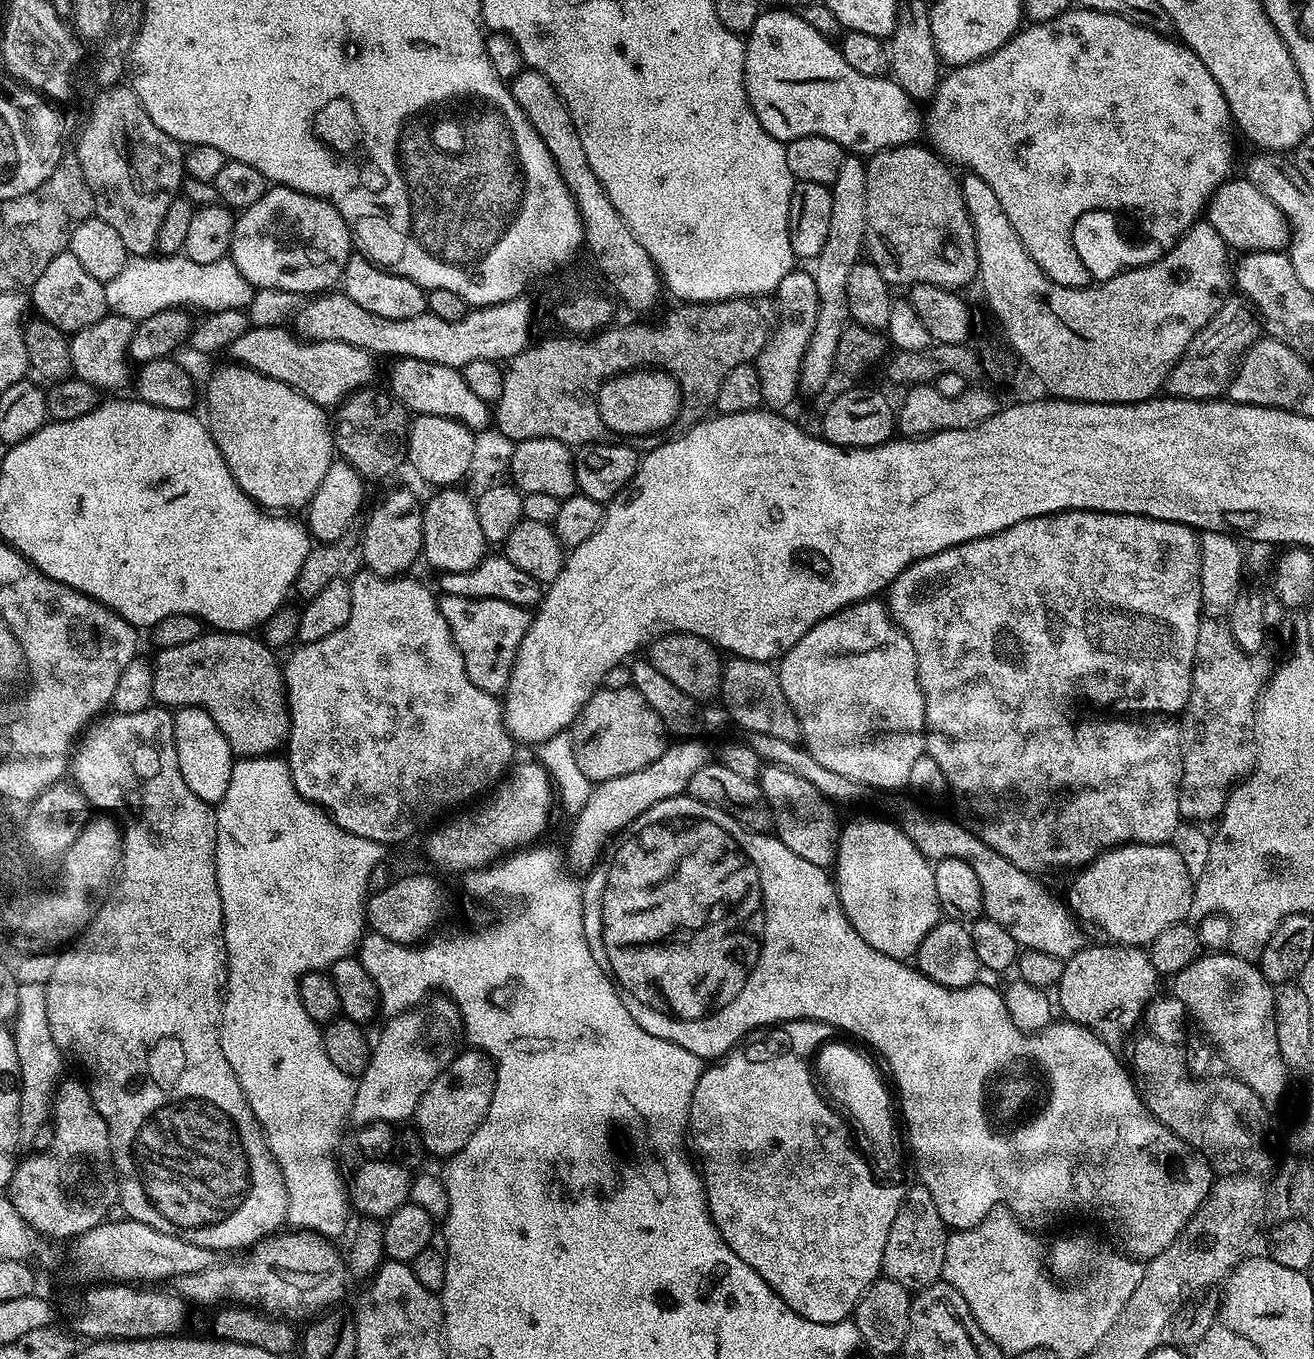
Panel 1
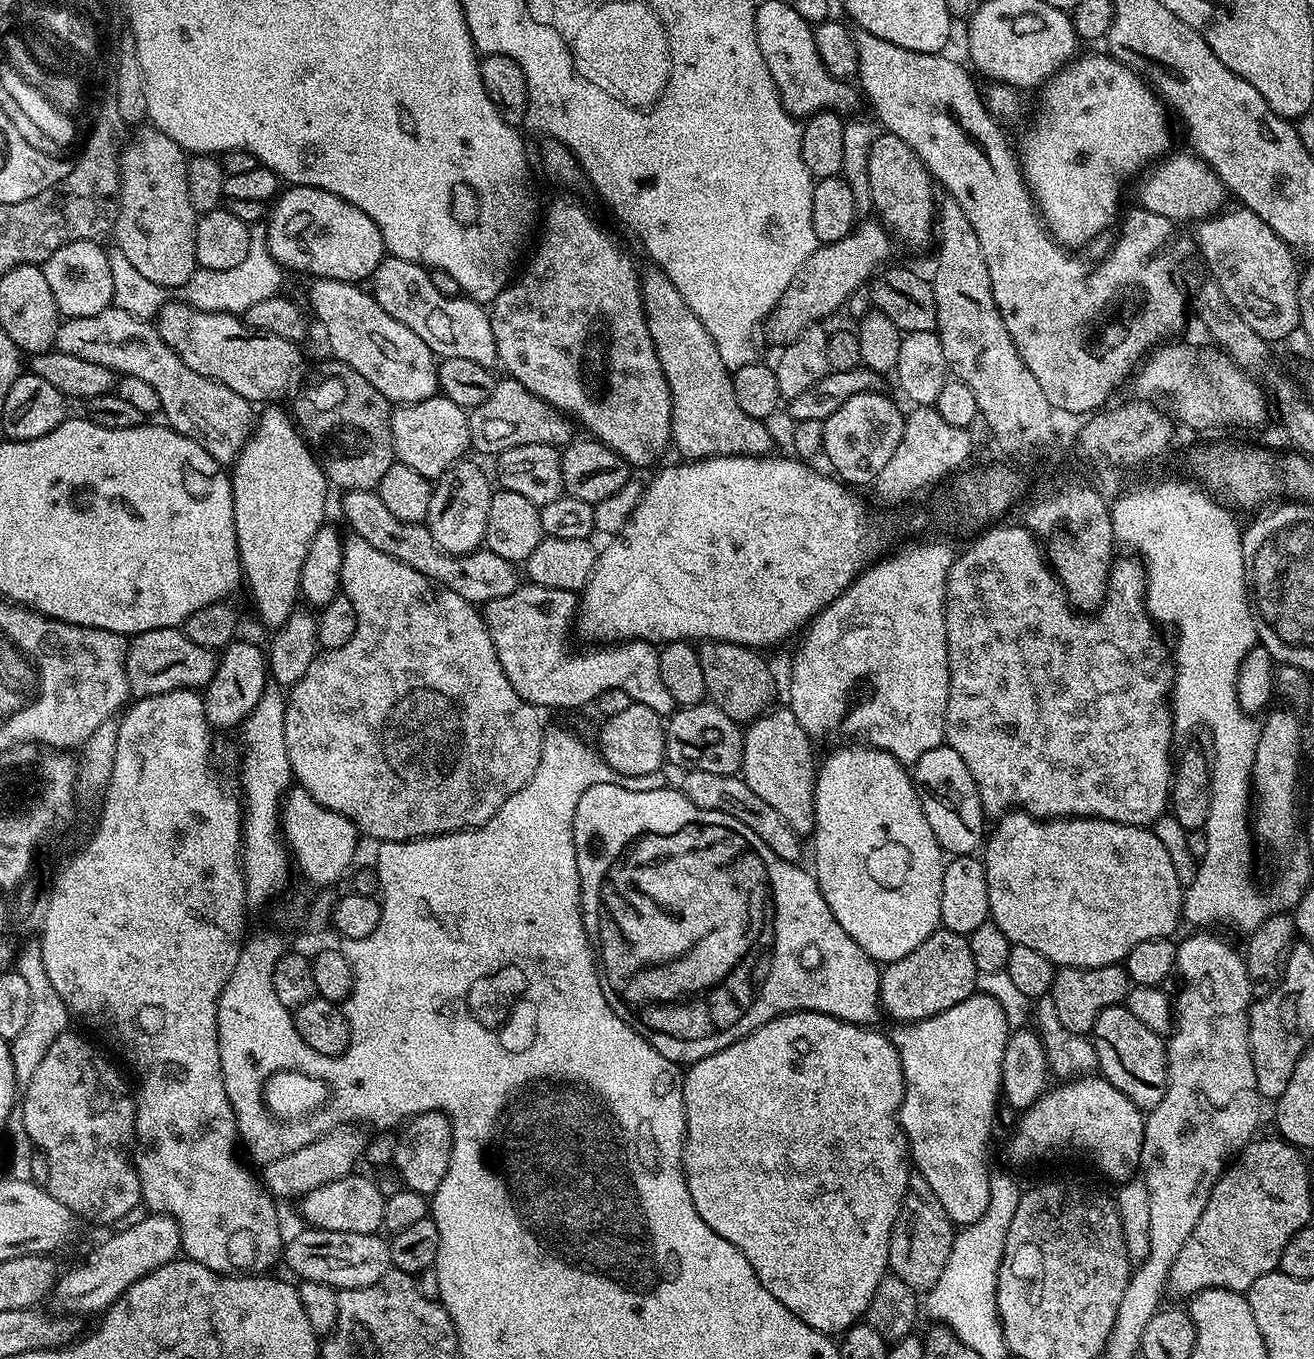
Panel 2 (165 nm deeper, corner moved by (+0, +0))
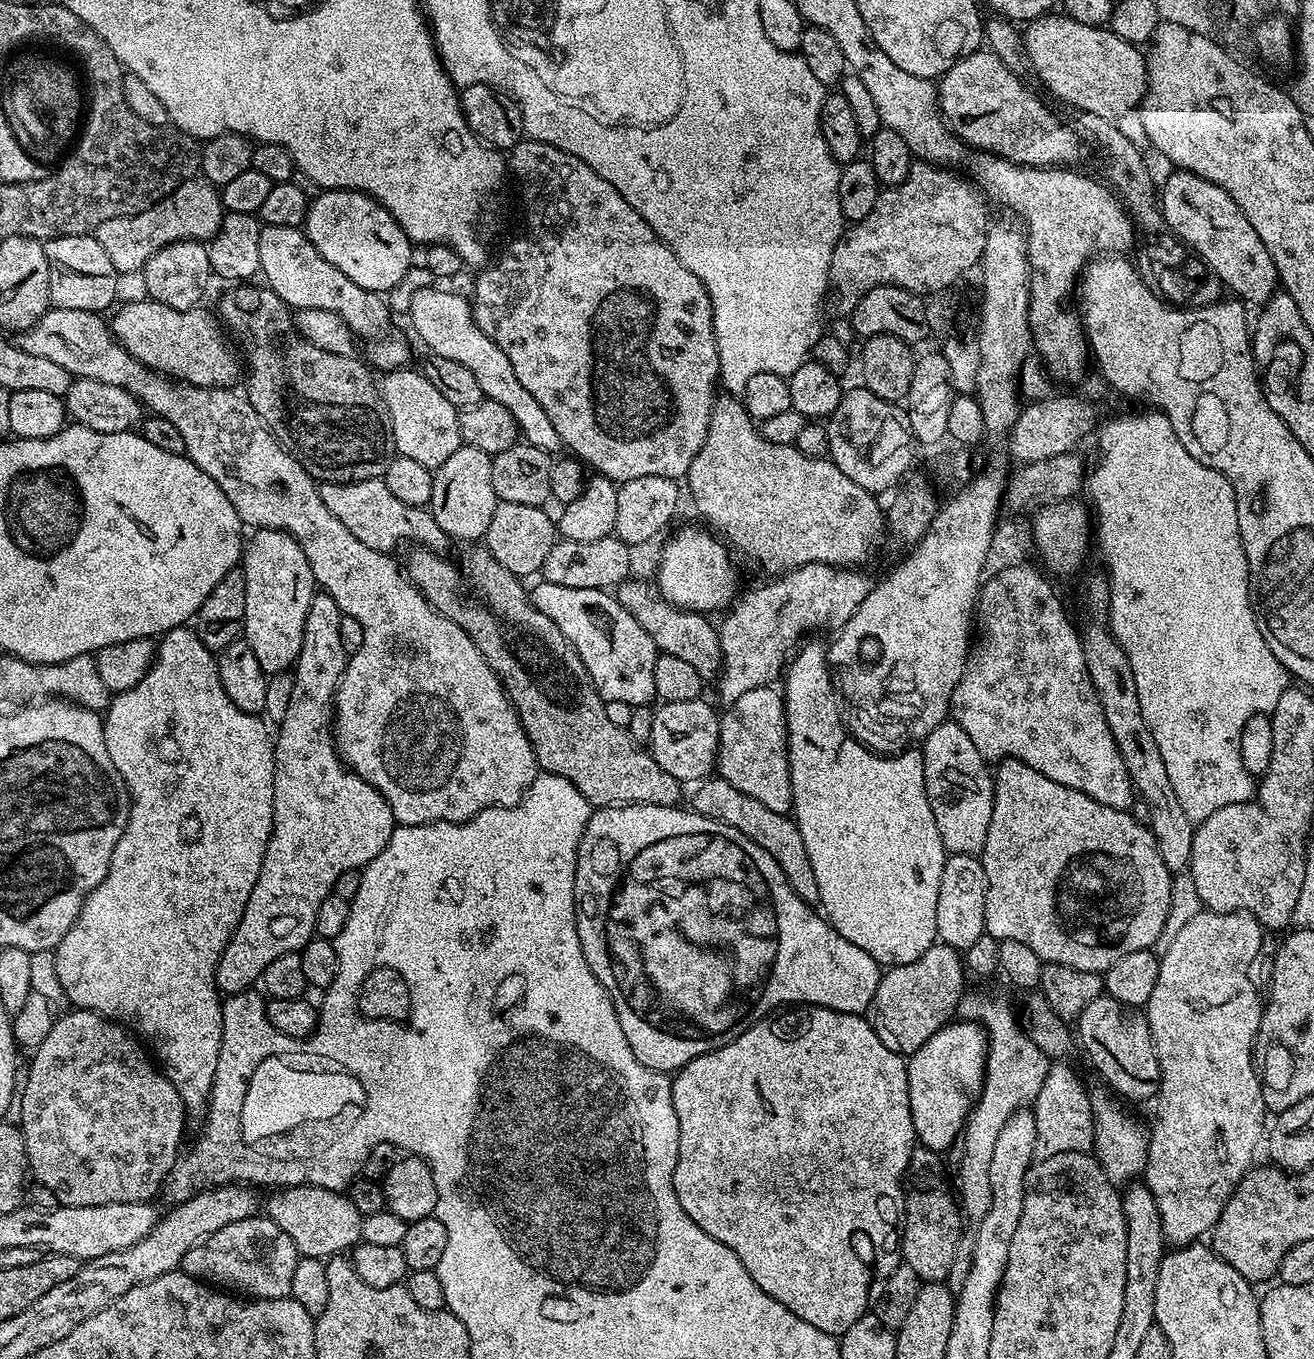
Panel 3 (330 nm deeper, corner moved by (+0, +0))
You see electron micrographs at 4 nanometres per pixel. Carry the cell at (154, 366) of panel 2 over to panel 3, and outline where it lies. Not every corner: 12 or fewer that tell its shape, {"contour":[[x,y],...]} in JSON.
{"contour":[[99,312],[19,333],[133,392],[245,525],[362,625],[336,751],[397,825],[538,775],[478,646],[358,542],[247,395],[173,382]]}

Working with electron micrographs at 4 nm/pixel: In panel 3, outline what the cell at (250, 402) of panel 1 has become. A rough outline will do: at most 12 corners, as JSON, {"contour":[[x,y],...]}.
{"contour":[[262,528],[242,552],[242,639],[265,674],[302,650],[318,585],[302,546]]}

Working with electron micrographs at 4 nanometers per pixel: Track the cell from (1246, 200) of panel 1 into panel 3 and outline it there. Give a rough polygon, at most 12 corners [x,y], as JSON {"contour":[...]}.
{"contour":[[991,50],[938,80],[969,149],[1072,166],[1082,139]]}

